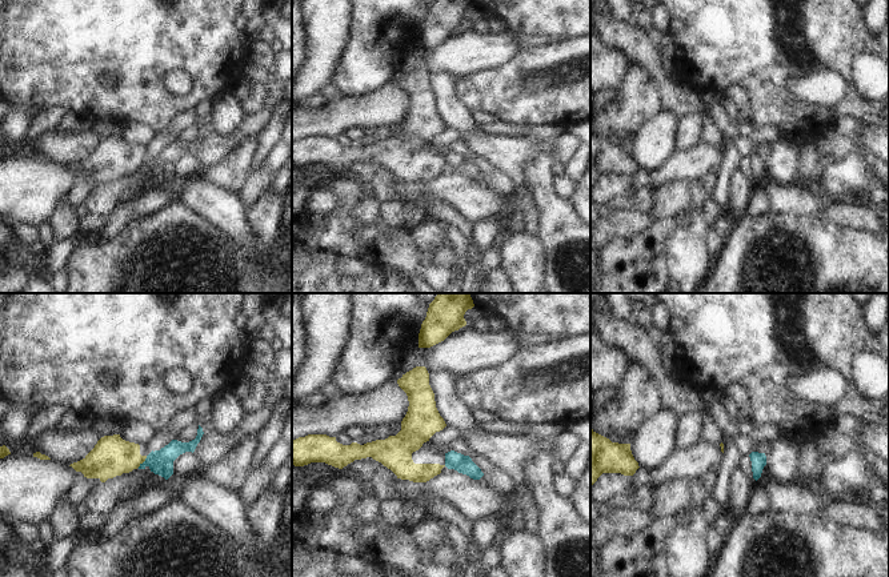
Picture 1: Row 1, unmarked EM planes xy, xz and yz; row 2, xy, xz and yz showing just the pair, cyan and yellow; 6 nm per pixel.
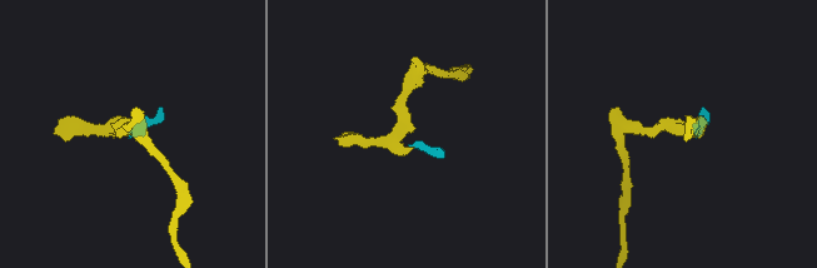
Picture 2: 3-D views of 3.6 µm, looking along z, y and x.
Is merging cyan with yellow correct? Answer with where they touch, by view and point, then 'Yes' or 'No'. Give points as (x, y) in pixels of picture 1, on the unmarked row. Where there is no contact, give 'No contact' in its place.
Touches cyan at xy (144, 163). No

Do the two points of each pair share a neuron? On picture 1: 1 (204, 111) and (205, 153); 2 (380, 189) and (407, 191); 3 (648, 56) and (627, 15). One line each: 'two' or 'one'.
1: one
2: two
3: two

